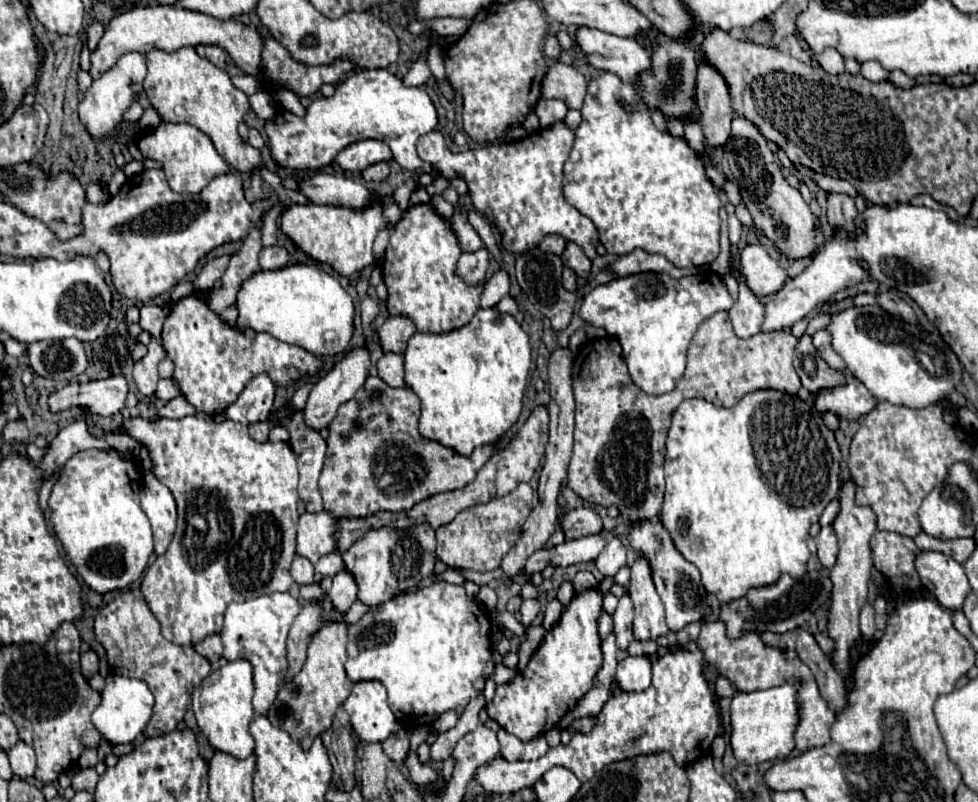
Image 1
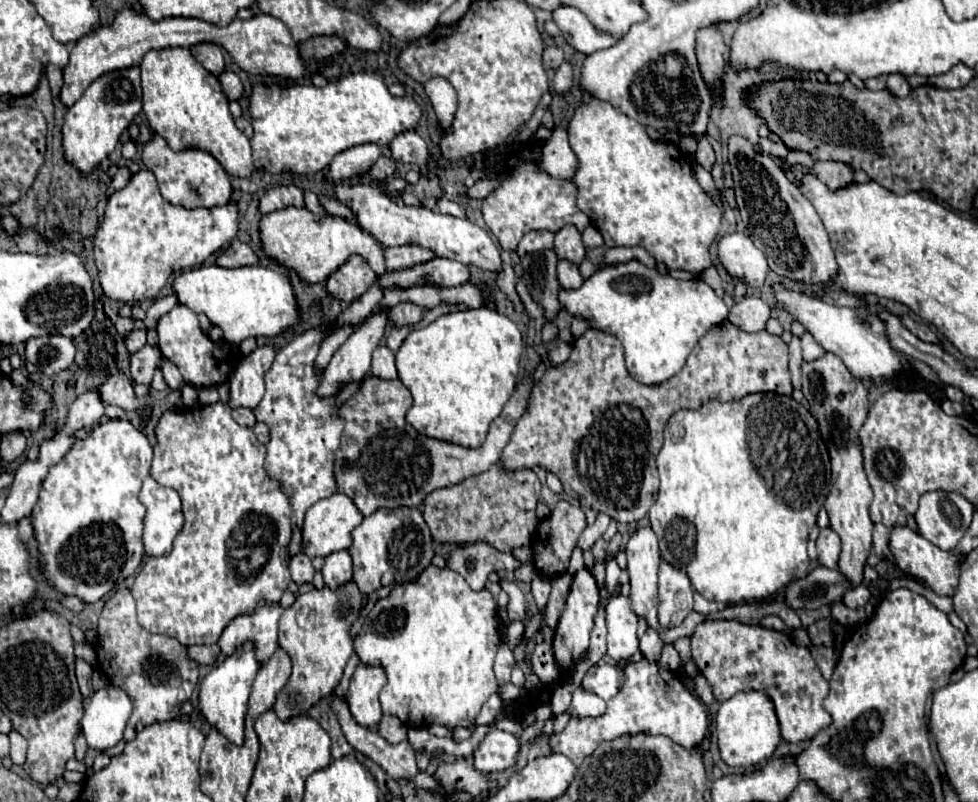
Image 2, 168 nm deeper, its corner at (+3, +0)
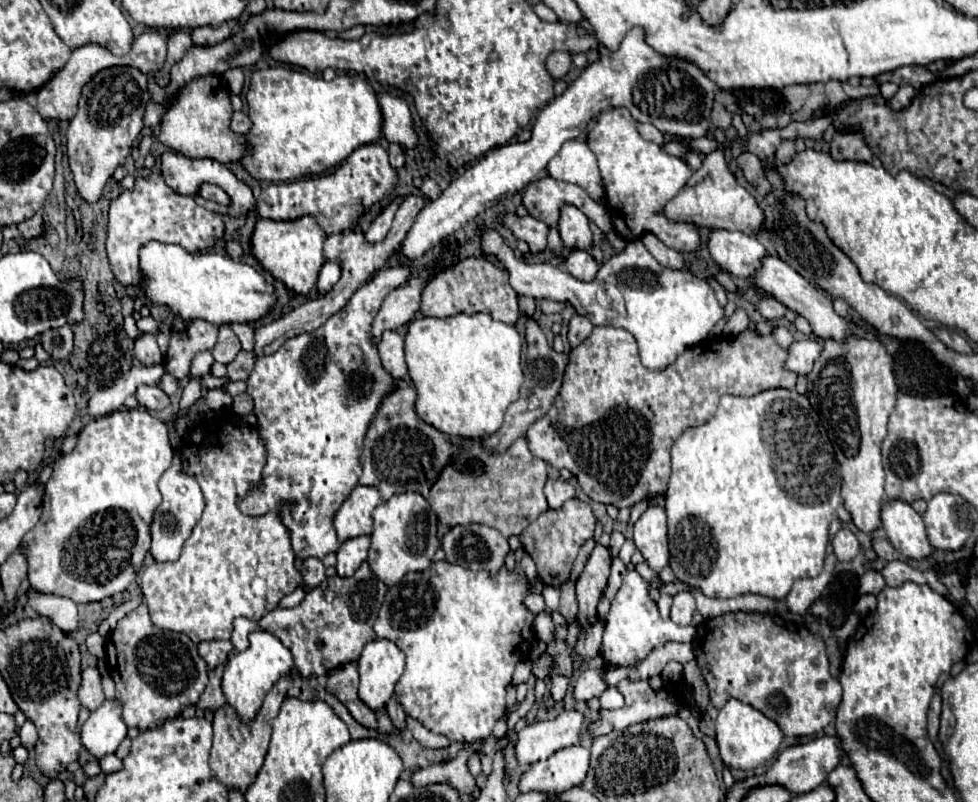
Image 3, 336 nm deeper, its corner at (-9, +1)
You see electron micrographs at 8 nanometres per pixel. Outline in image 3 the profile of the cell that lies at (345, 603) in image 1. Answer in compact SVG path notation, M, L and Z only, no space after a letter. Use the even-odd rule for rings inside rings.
M369 536L365 538L351 538L349 542L343 542L337 550L337 576L349 578L355 574L355 570L367 560L369 552Z

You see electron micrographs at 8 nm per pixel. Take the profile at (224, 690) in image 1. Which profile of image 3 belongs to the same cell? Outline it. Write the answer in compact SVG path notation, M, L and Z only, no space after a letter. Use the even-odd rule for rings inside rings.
M257 630L257 632L249 634L249 642L251 644L247 650L237 652L229 658L225 672L223 672L223 680L221 680L225 700L229 702L229 706L235 708L235 712L239 714L243 724L249 724L257 716L265 694L271 690L271 686L277 682L277 678L287 674L293 668L291 652L271 632Z

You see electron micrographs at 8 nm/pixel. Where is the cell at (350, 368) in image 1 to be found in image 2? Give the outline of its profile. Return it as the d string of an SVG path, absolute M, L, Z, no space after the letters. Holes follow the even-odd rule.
M383 307L375 313L371 313L363 323L361 327L349 335L349 339L335 351L331 363L327 365L325 373L323 373L323 381L321 381L321 387L319 387L319 395L333 395L337 393L345 383L349 381L361 381L367 373L369 373L369 367L371 367L371 353L373 349L379 345L381 337L385 335L385 329L387 329L387 323L389 323L389 313L391 309Z

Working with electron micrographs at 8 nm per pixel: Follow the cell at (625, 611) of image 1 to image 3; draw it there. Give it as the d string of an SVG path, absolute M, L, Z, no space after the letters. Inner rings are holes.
M629 570L623 578L623 586L621 590L617 592L617 596L613 598L611 602L611 612L607 616L607 624L605 624L605 632L603 632L603 658L607 664L611 666L635 666L639 664L655 646L659 644L665 644L669 640L673 642L693 642L697 634L697 628L695 626L677 626L673 624L671 620L661 620L659 616L659 610L657 610L657 604L649 598L649 590L647 590L647 582L635 572L635 570Z

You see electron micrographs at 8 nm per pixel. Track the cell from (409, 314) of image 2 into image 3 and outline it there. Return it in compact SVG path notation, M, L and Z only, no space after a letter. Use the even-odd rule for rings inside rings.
M467 258L451 268L445 268L439 276L435 276L421 294L419 312L421 316L433 316L433 318L457 316L459 312L463 314L489 312L493 314L493 318L505 324L515 324L519 316L517 292L509 286L507 272L485 258Z

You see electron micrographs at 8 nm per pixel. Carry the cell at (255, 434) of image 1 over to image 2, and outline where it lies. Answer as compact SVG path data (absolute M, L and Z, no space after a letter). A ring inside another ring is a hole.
M235 407L233 419L235 419L239 425L247 425L247 427L253 427L253 425L255 425L255 415L253 415L253 411L247 409L247 407Z

